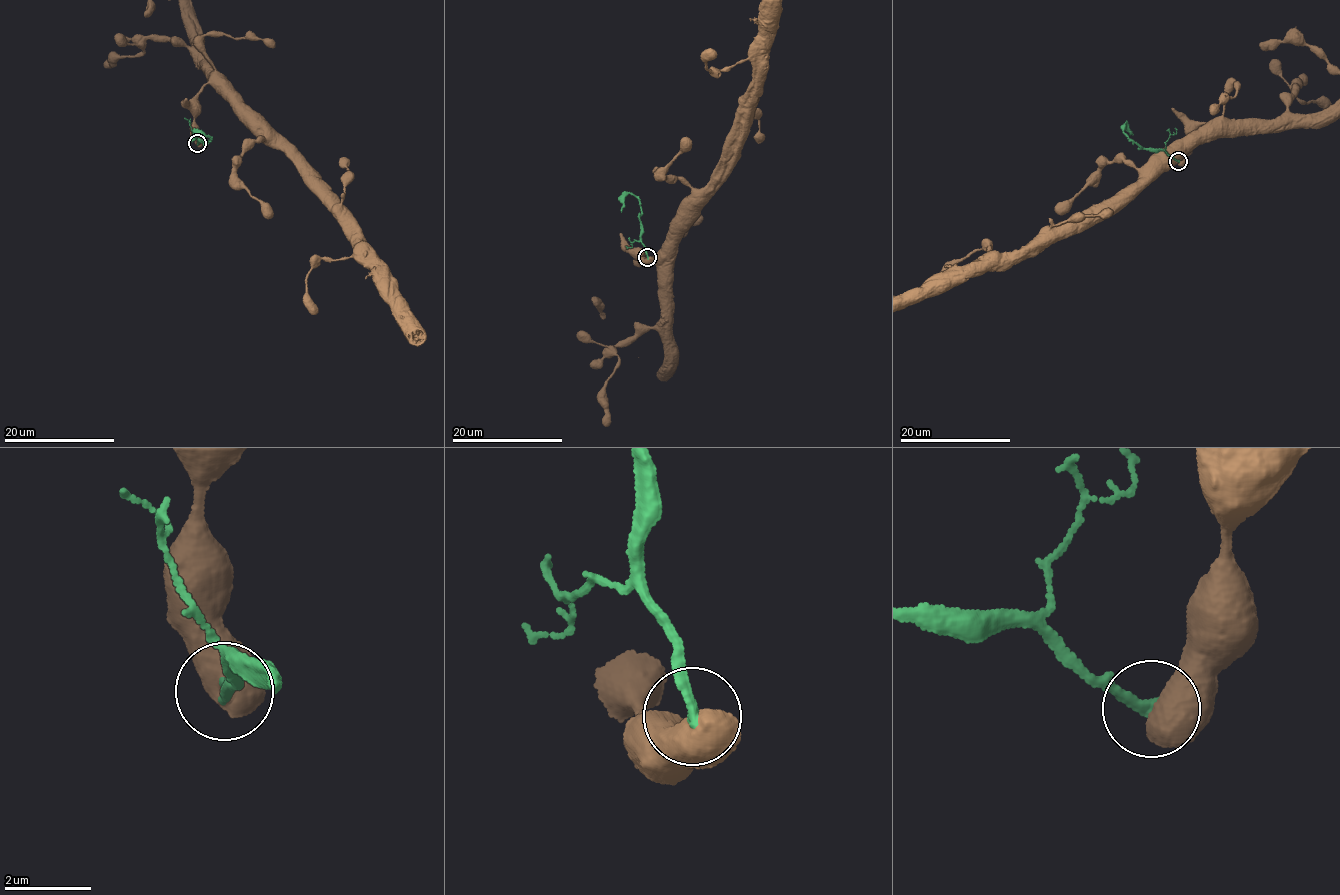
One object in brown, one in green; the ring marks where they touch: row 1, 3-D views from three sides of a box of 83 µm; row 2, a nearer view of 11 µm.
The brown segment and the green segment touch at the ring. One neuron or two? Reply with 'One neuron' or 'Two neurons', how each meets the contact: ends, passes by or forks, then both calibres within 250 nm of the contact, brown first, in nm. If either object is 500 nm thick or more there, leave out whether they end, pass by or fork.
Two neurons. Thickness 900 nm (brown) against 280 nm

